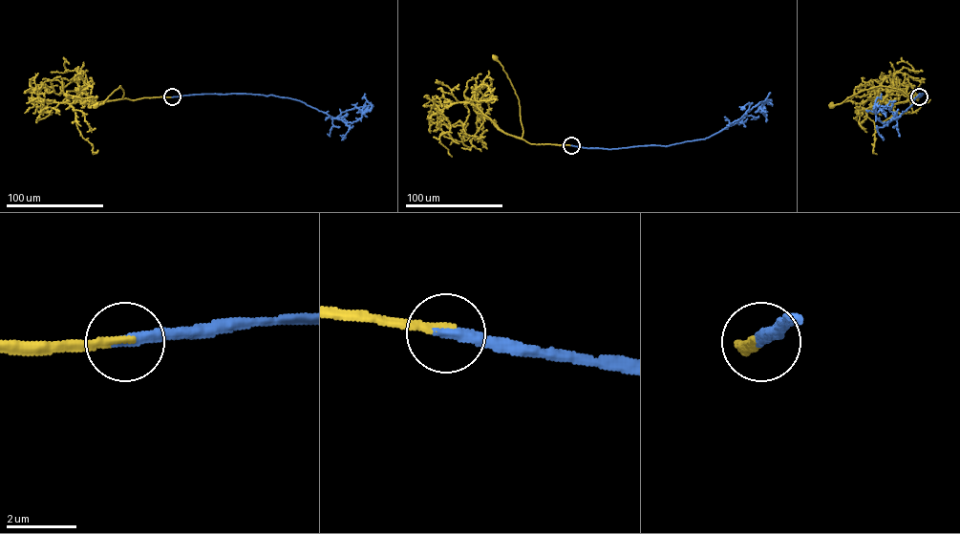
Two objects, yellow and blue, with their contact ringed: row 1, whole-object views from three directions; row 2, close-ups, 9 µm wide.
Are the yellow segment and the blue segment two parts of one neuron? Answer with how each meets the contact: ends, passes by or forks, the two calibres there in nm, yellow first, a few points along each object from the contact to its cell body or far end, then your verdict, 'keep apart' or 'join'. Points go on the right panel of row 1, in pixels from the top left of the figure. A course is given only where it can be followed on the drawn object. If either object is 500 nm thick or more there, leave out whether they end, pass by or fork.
yellow ends there; blue ends there; 220 nm thick on the yellow side, 360 nm on the other; yellow runs (919, 97), (918, 100), (901, 90), (879, 86), (831, 106); blue runs (919, 97), (923, 94), (915, 97), (898, 117), (883, 123), (873, 110), (881, 94); join

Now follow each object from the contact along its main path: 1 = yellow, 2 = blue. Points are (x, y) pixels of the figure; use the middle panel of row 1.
1: (571, 145), (530, 144), (521, 138), (519, 100), (502, 66), (494, 57)
2: (571, 145), (609, 149), (668, 146), (705, 138), (735, 124), (761, 101), (772, 100), (765, 102), (763, 107)

